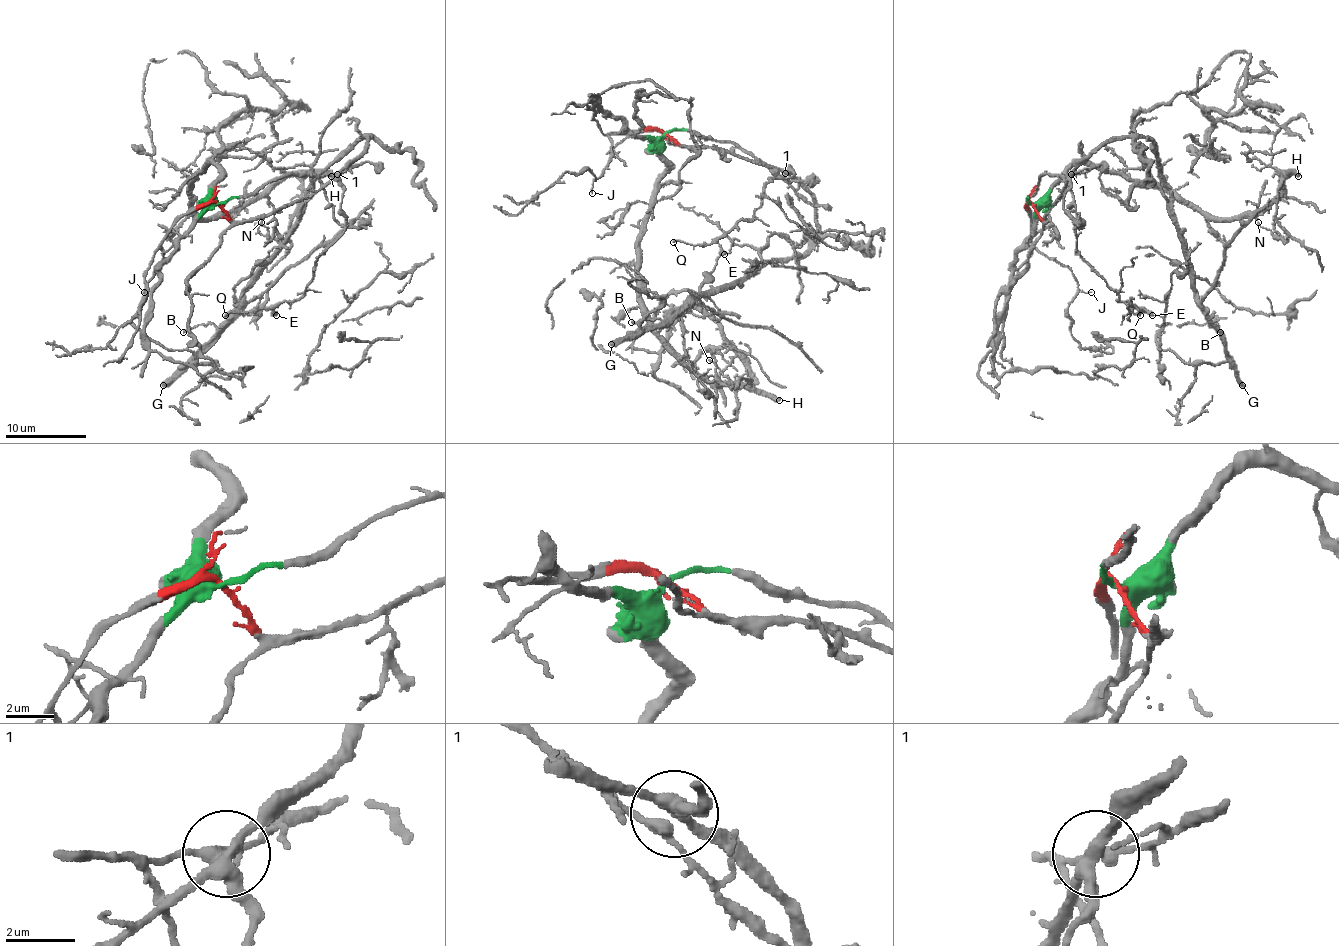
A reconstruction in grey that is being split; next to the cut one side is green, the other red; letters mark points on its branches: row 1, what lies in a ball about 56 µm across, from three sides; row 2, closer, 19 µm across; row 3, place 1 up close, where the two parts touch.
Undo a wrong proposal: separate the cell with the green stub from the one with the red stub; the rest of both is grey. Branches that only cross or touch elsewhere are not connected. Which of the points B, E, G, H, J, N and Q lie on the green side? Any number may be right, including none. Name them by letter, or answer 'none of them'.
H, N

